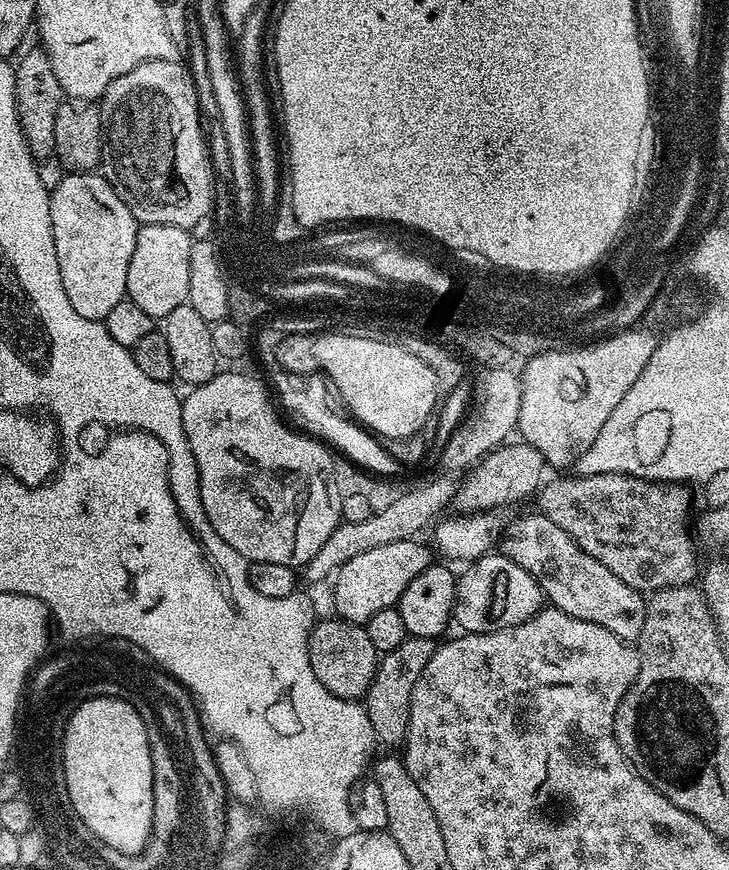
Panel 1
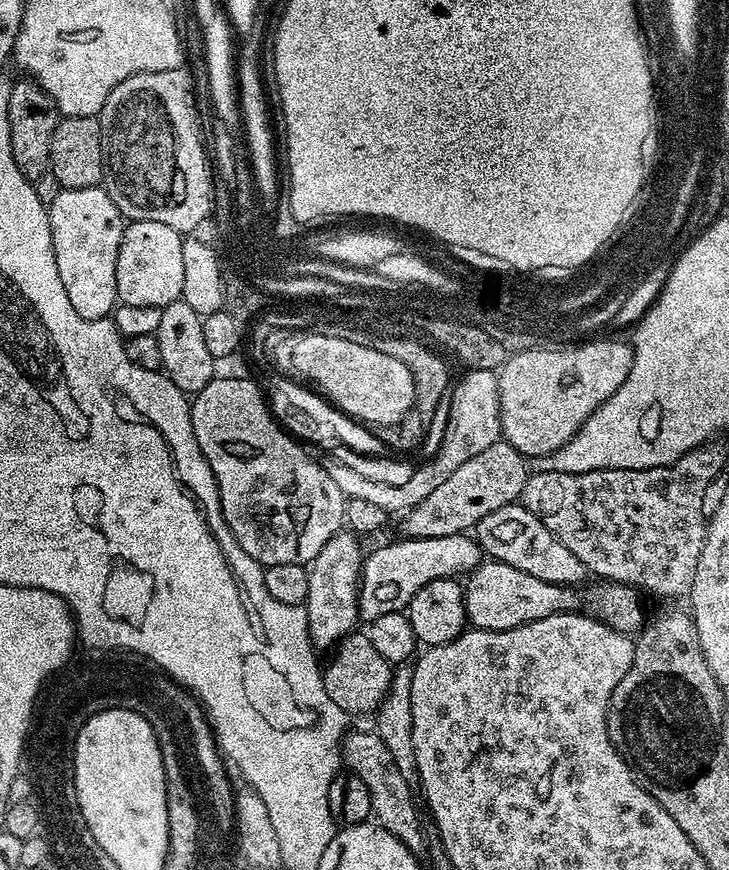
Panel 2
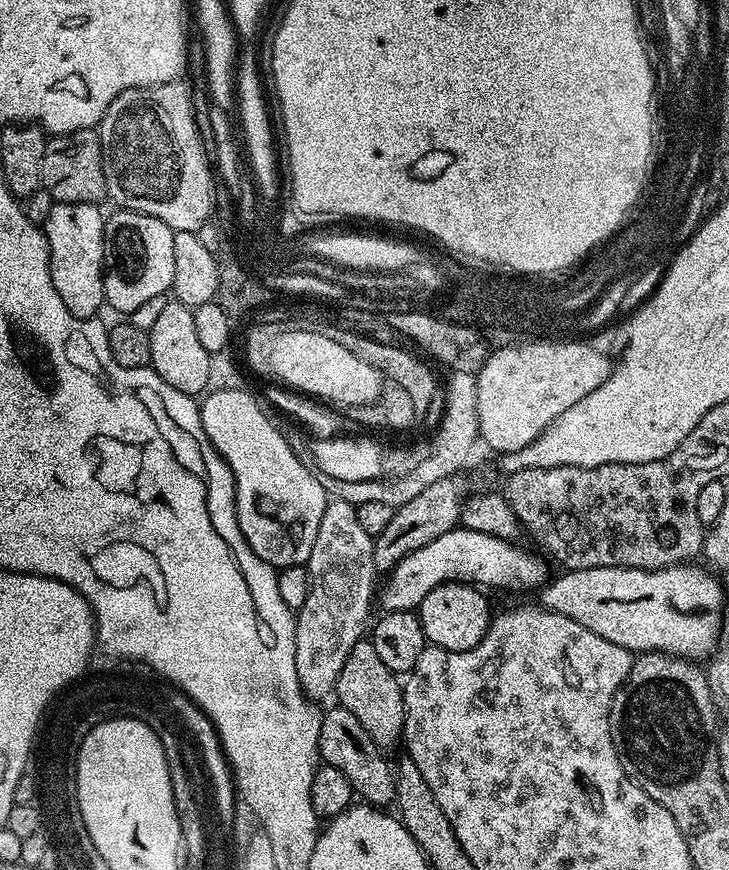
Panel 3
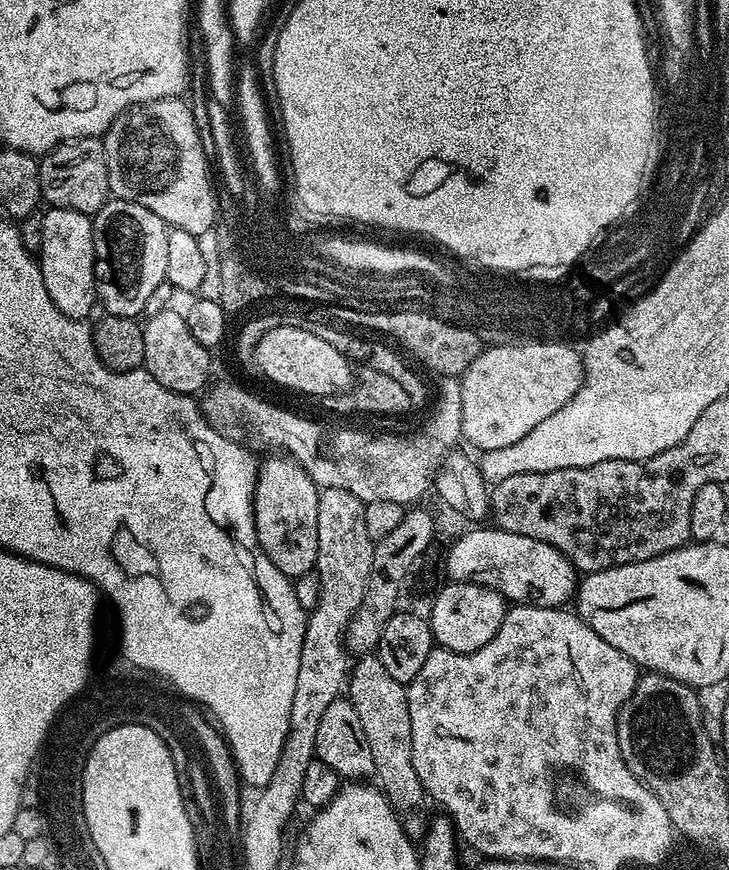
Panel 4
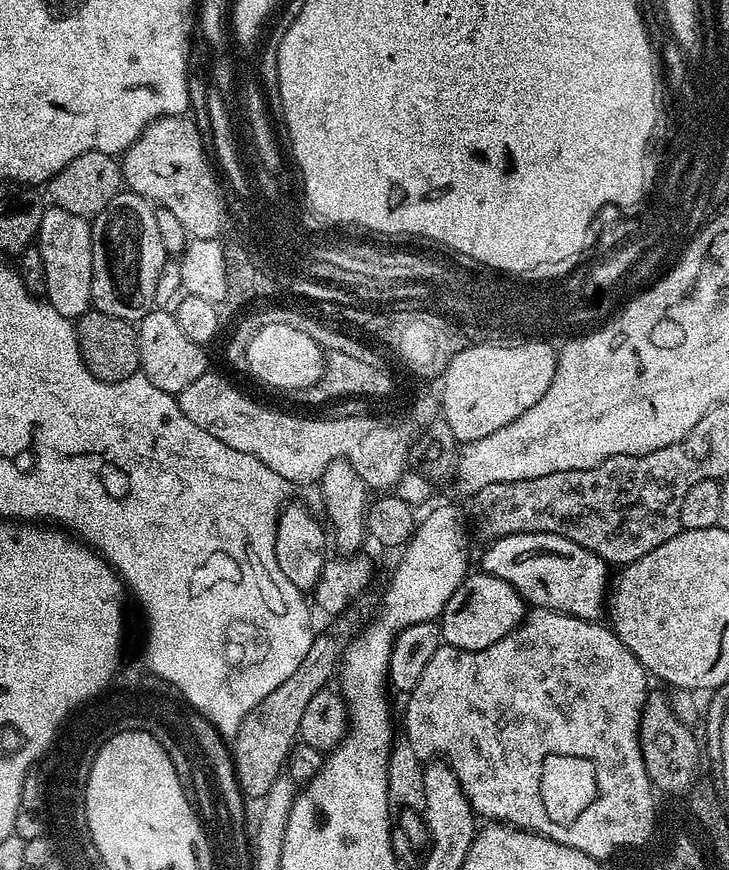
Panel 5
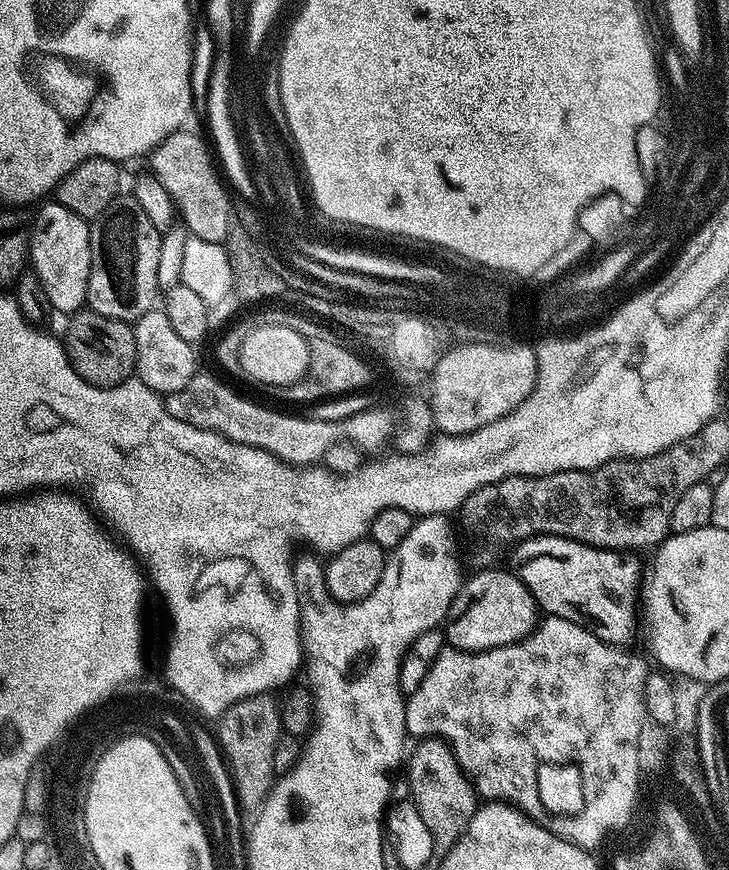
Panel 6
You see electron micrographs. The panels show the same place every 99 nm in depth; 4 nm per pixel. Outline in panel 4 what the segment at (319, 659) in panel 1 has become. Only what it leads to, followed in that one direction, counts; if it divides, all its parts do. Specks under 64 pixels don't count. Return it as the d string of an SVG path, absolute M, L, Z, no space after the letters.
M369 653L355 661L346 692L362 723L380 790L399 815L412 813L421 806L426 793L413 764L413 734L407 687L387 673L386 666L383 666L375 653Z

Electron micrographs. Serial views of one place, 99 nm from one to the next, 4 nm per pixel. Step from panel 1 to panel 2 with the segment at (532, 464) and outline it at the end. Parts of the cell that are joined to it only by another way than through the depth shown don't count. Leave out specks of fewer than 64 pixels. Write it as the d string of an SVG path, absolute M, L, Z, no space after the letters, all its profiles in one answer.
M506 442L486 446L482 454L474 454L470 462L462 462L442 486L430 490L422 502L403 513L399 535L409 540L459 536L476 527L486 514L499 507L517 503L523 494L524 483L530 475L529 465L520 451Z

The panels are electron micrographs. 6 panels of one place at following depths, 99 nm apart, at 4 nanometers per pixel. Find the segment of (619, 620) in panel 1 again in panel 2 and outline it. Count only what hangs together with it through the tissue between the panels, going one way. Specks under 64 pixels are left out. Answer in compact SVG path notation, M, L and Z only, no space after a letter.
M521 503L507 504L491 514L486 514L472 530L473 537L481 551L501 564L514 566L534 578L541 578L548 584L576 586L587 577L588 571L578 558L557 540L555 534Z

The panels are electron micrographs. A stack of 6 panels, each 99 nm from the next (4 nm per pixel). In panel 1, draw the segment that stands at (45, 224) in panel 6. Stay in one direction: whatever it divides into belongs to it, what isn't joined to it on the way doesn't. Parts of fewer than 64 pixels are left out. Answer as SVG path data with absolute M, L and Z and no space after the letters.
M95 171L65 175L48 201L62 290L66 290L70 306L82 318L102 322L126 298L126 274L130 270L138 227L134 214L126 210L126 202Z

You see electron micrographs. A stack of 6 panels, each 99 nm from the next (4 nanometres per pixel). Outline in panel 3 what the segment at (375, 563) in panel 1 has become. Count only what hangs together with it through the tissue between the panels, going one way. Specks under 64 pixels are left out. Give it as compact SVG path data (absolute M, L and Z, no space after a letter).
M463 526L451 528L442 538L434 538L434 542L402 558L402 562L383 577L384 585L382 580L378 588L379 607L381 604L384 612L411 612L419 609L422 598L426 598L434 586L443 584L471 584L484 590L509 588L512 592L543 589L550 579L543 558L519 546L519 543Z

